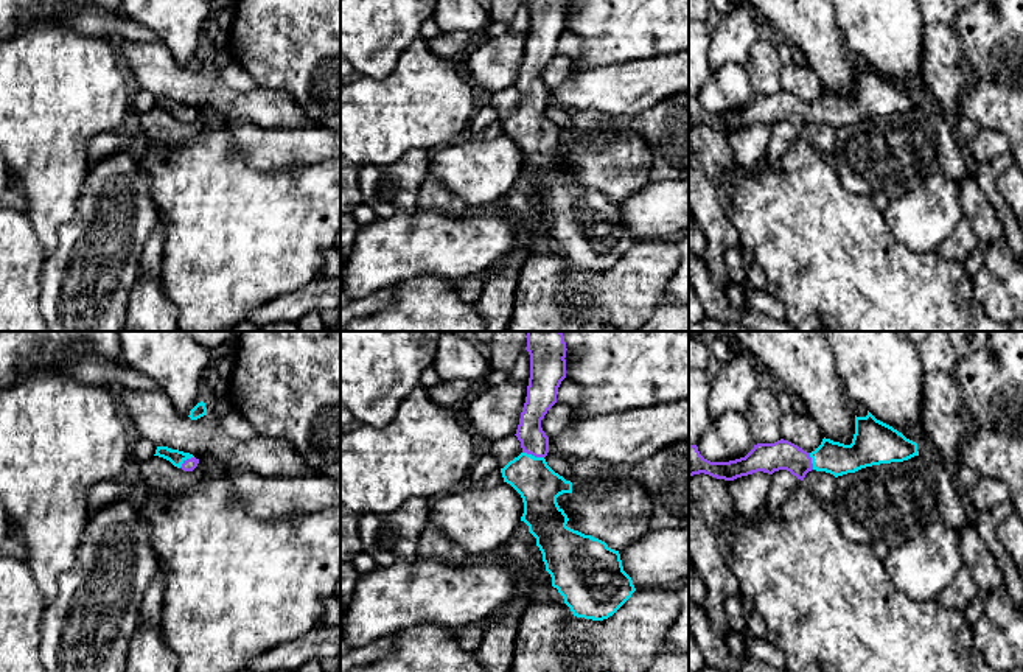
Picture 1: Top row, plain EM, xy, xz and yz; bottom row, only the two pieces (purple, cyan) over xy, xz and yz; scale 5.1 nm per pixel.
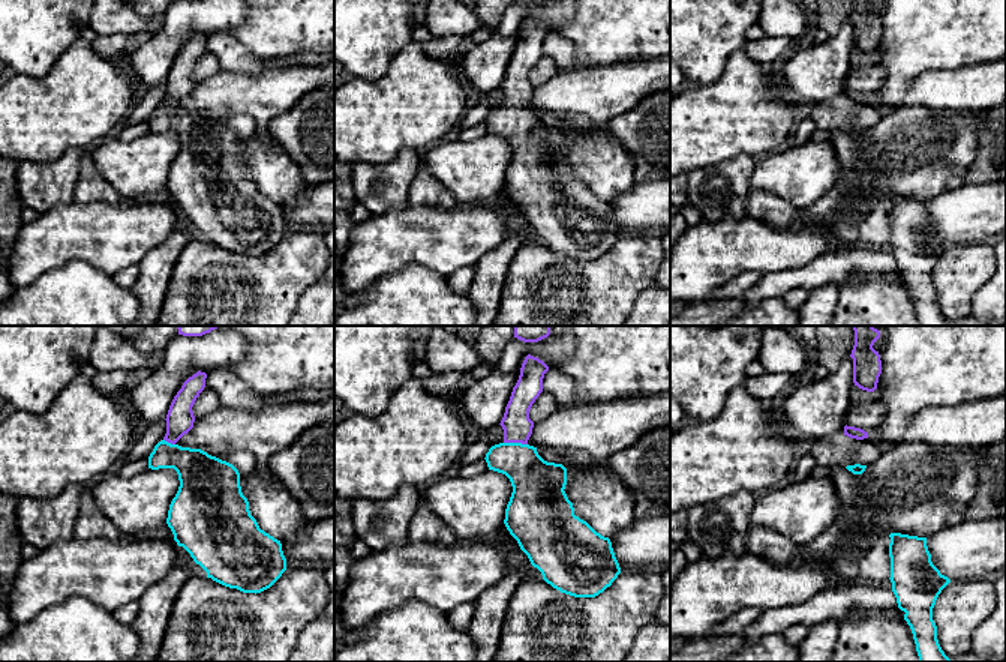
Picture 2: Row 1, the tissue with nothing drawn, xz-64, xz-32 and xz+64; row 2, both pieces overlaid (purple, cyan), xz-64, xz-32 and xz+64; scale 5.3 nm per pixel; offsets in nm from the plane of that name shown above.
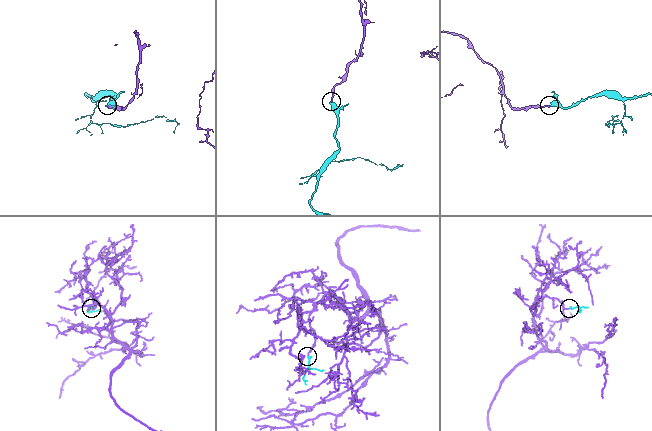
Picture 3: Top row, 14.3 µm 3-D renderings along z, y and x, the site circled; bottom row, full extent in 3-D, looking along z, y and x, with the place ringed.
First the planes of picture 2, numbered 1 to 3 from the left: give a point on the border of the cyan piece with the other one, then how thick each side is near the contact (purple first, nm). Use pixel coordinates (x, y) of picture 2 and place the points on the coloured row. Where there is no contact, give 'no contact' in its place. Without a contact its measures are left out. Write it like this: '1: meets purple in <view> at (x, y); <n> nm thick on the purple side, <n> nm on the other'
1: meets purple in xz-64 at (170, 442); 150 nm thick on the purple side, 240 nm on the other
2: meets purple in xz-32 at (516, 442); 160 nm thick on the purple side, 260 nm on the other
3: no contact

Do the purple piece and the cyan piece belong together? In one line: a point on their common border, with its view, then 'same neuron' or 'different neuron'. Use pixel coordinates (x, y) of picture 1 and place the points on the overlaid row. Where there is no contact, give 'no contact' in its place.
contact xz (534, 454); same neuron

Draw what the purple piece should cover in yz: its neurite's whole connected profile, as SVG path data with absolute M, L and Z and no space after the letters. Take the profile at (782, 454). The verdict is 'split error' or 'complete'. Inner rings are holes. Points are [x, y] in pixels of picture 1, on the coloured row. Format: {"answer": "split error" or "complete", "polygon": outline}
{"answer": "split error", "polygon": "M868 411L866 417L855 415L855 434L850 445L824 437L812 453L780 439L774 443L754 445L745 457L711 462L700 454L697 445L689 445L689 476L704 473L717 479L734 481L757 471L773 474L787 470L804 481L812 470L838 478L872 465L903 462L914 456L919 456L916 442Z"}

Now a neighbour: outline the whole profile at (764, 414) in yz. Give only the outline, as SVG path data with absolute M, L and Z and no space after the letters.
M765 384L752 392L745 417L757 443L774 443L780 440L779 422L782 412L776 395Z

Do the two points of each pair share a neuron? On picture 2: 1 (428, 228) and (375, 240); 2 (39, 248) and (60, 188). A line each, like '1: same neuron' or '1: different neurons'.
1: same neuron
2: different neurons

